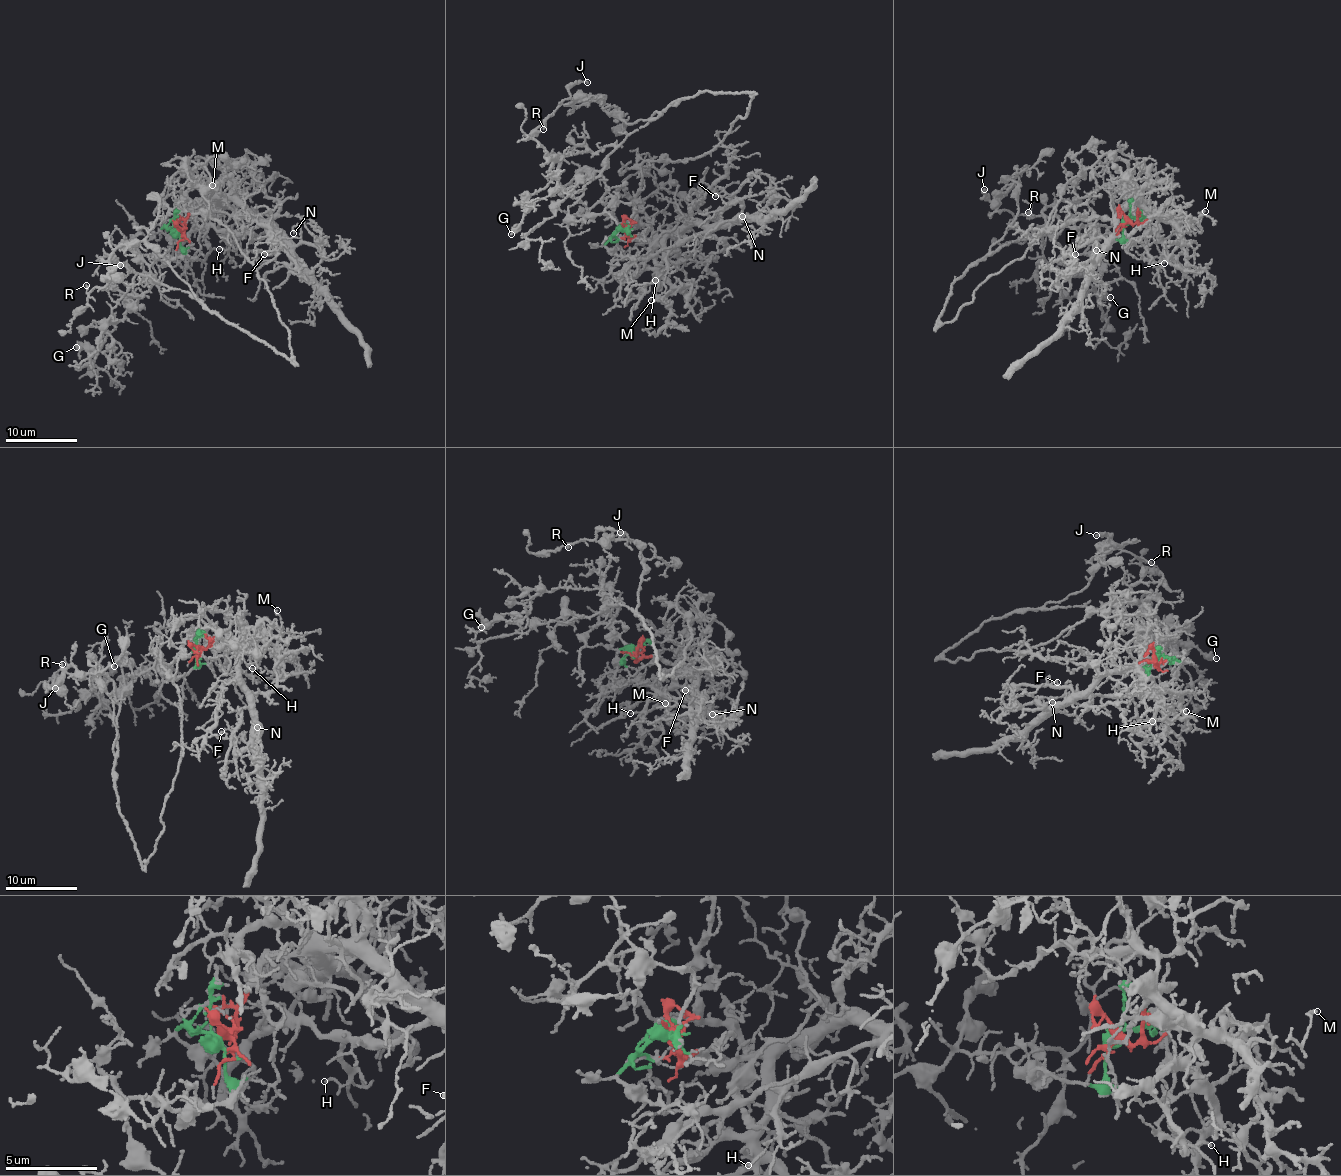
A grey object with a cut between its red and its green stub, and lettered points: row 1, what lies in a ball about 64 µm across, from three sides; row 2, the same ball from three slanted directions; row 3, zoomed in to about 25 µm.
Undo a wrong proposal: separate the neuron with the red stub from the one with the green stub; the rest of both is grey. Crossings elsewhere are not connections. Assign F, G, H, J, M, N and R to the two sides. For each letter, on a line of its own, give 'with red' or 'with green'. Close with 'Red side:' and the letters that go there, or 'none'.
F: with red
G: with green
H: with red
J: with green
M: with red
N: with red
R: with green
Red side: F, H, M, N

